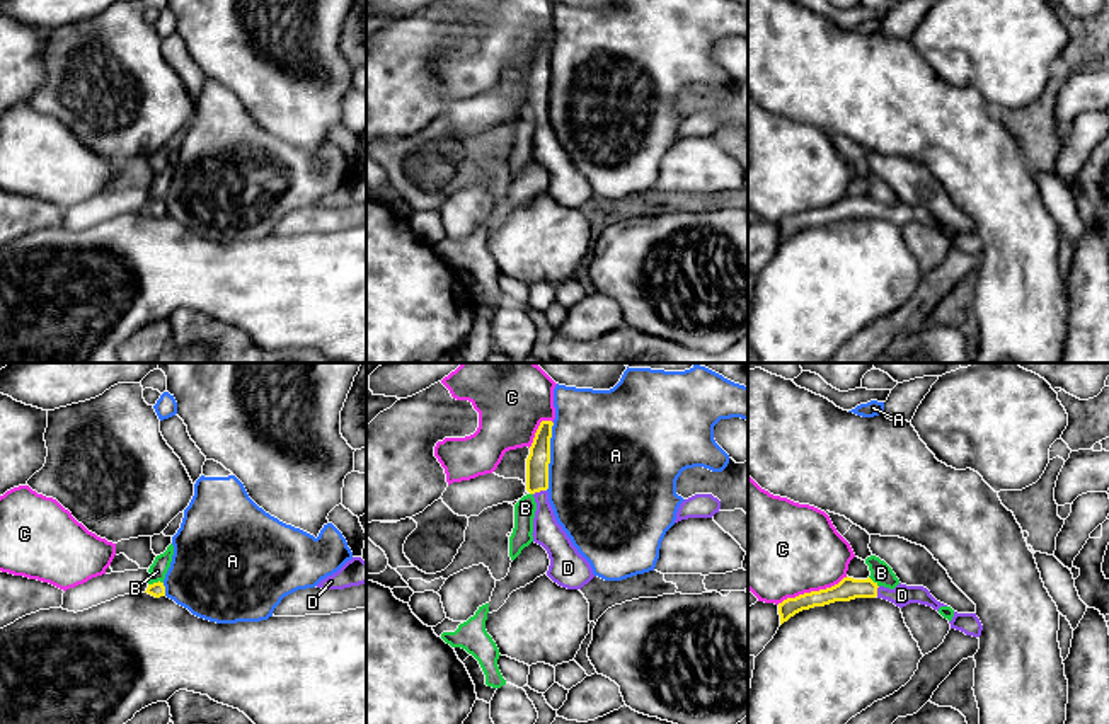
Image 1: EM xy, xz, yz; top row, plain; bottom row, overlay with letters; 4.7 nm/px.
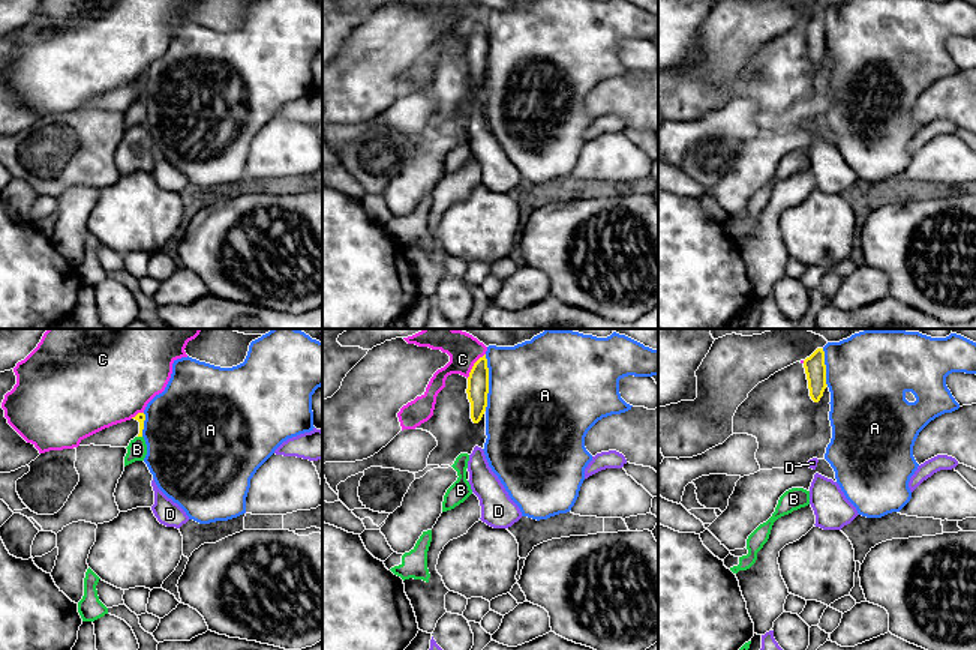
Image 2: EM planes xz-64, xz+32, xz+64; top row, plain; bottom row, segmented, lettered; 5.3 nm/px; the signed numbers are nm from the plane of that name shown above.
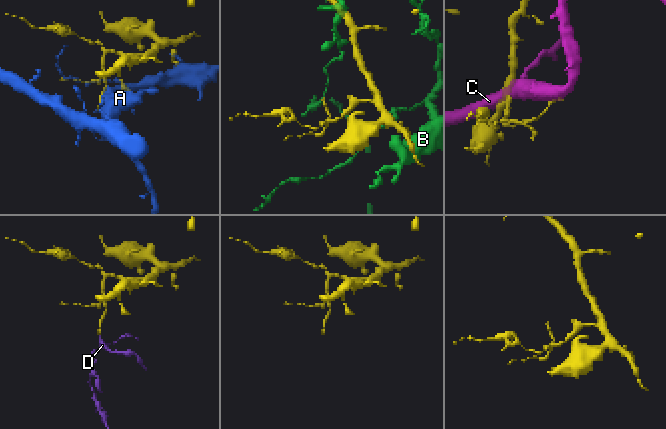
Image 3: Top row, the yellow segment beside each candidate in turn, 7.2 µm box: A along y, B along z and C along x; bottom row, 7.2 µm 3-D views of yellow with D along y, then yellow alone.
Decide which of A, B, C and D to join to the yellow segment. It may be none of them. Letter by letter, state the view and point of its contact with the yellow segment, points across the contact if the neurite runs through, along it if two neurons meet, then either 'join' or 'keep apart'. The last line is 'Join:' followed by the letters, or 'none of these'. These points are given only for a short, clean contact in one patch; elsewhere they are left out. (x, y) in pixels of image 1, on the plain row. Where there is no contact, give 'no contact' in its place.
A: contact xz (549, 75); keep apart
B: contact xy (155, 201); border xy (162, 200), (149, 203); keep apart
C: contact yz (811, 210); keep apart
D: contact xz (539, 109); way xz (537, 82), (539, 109), (547, 150); join
Join: D

